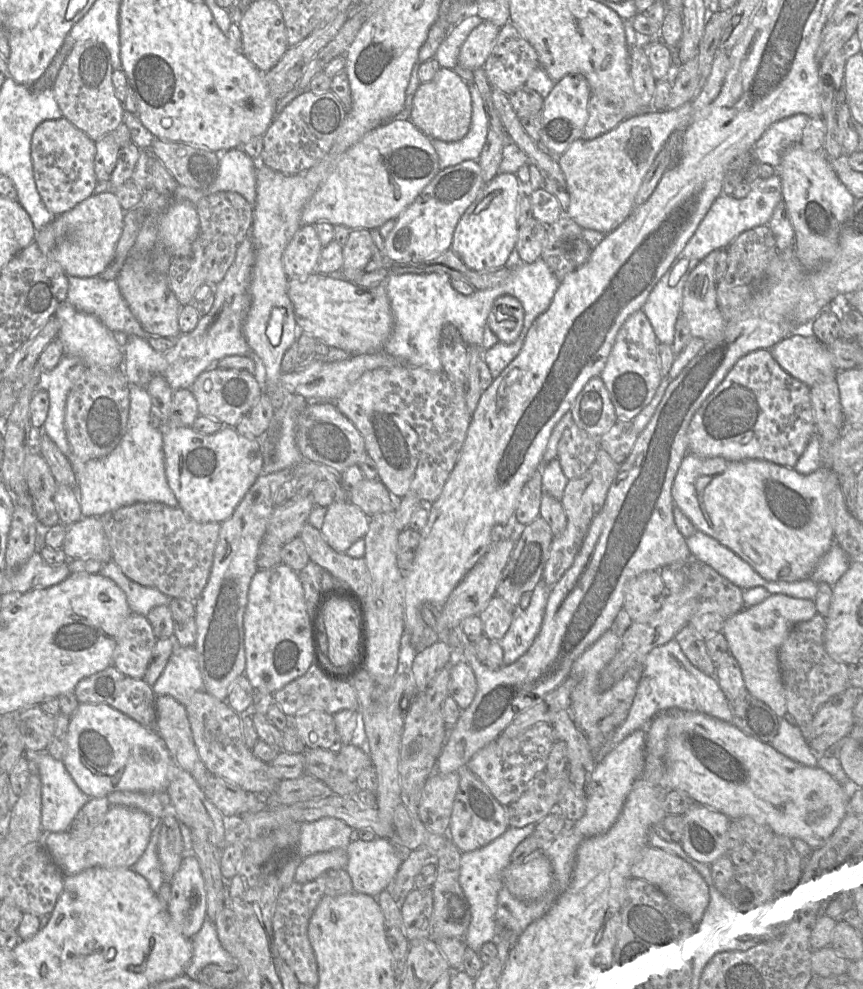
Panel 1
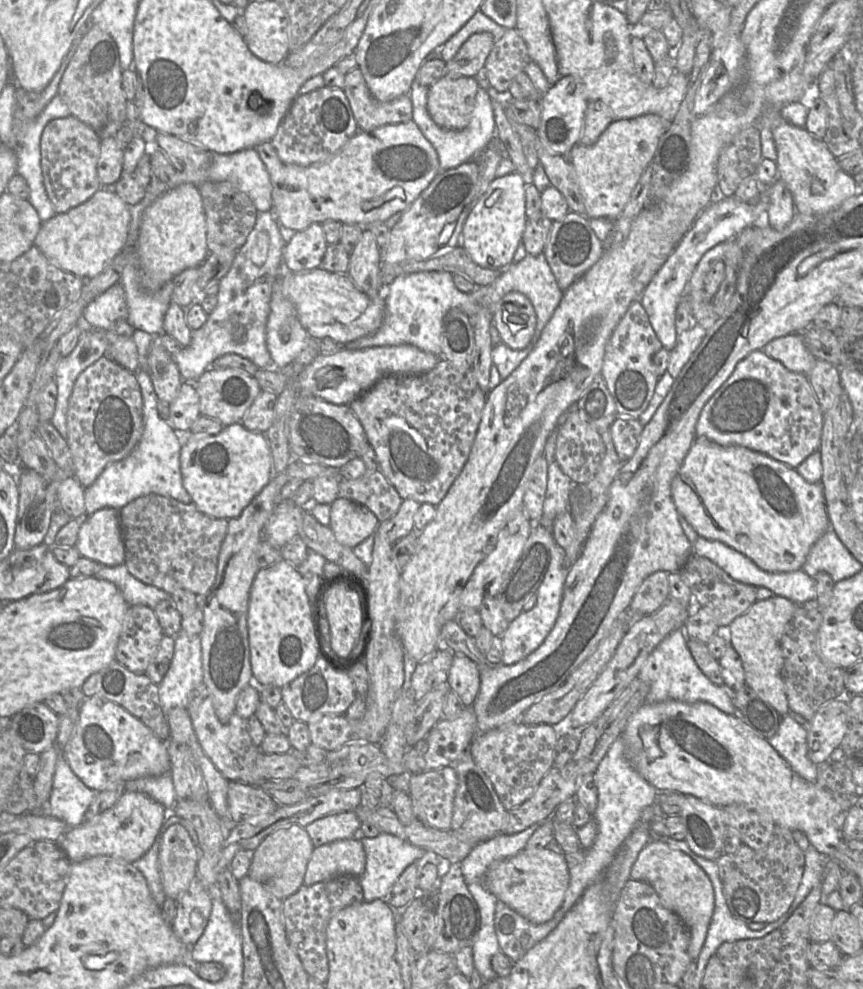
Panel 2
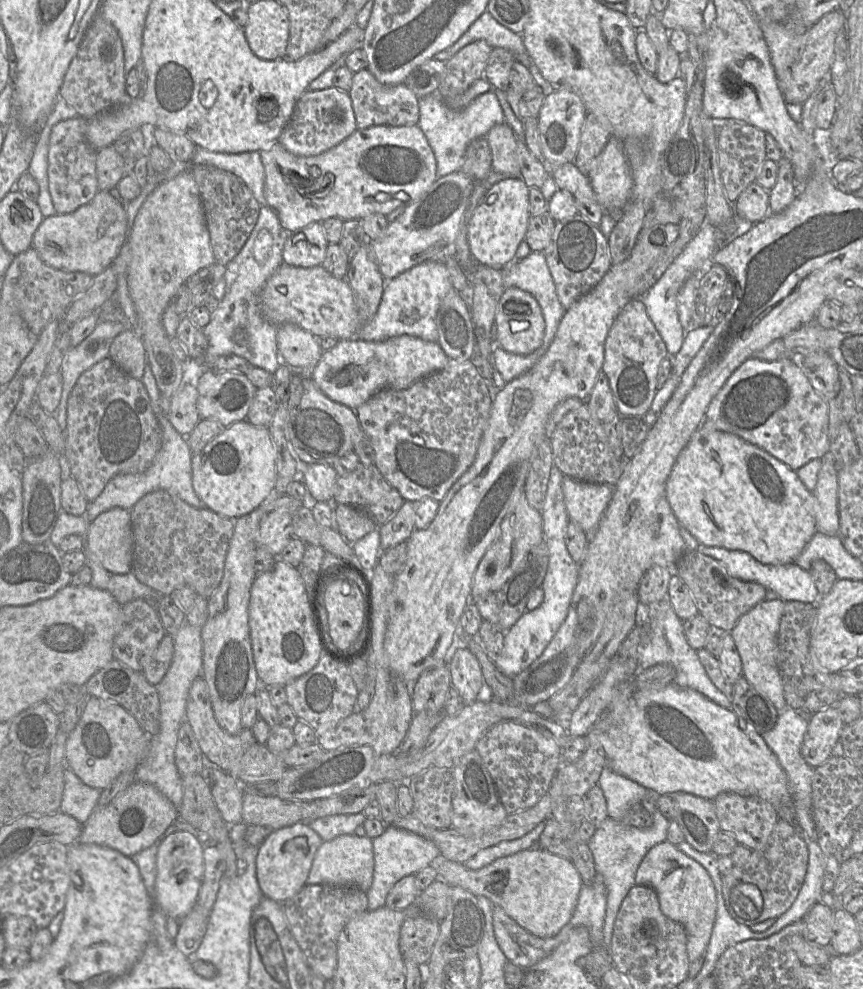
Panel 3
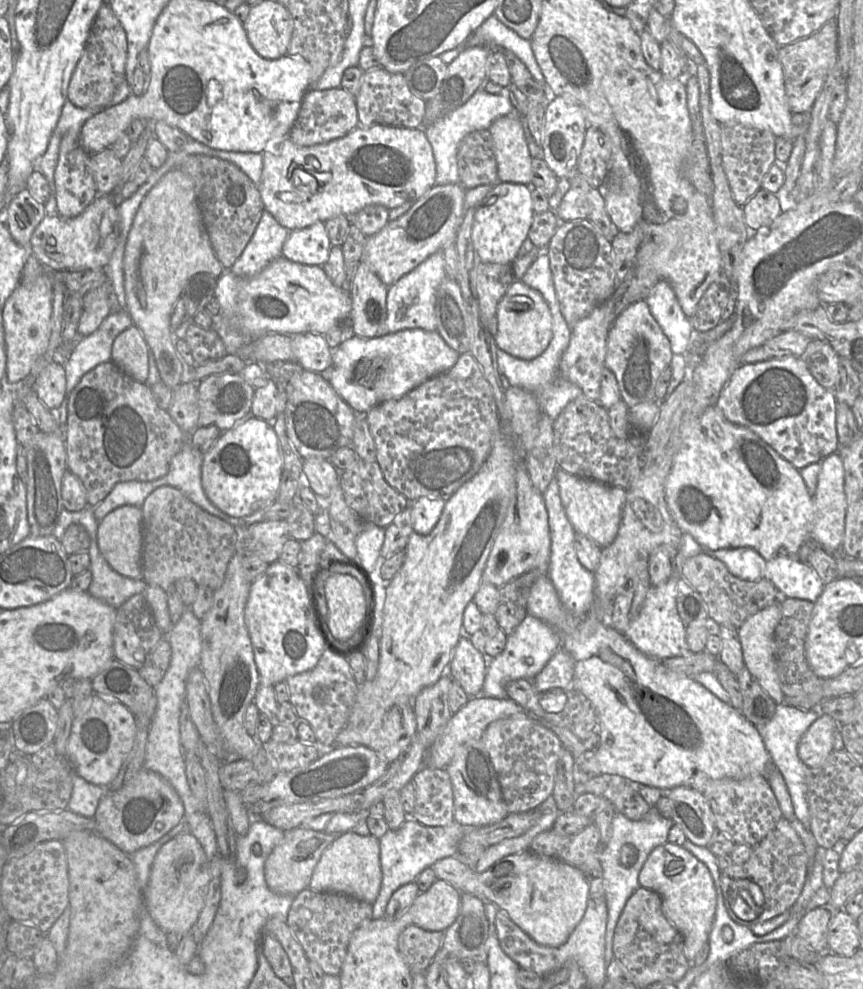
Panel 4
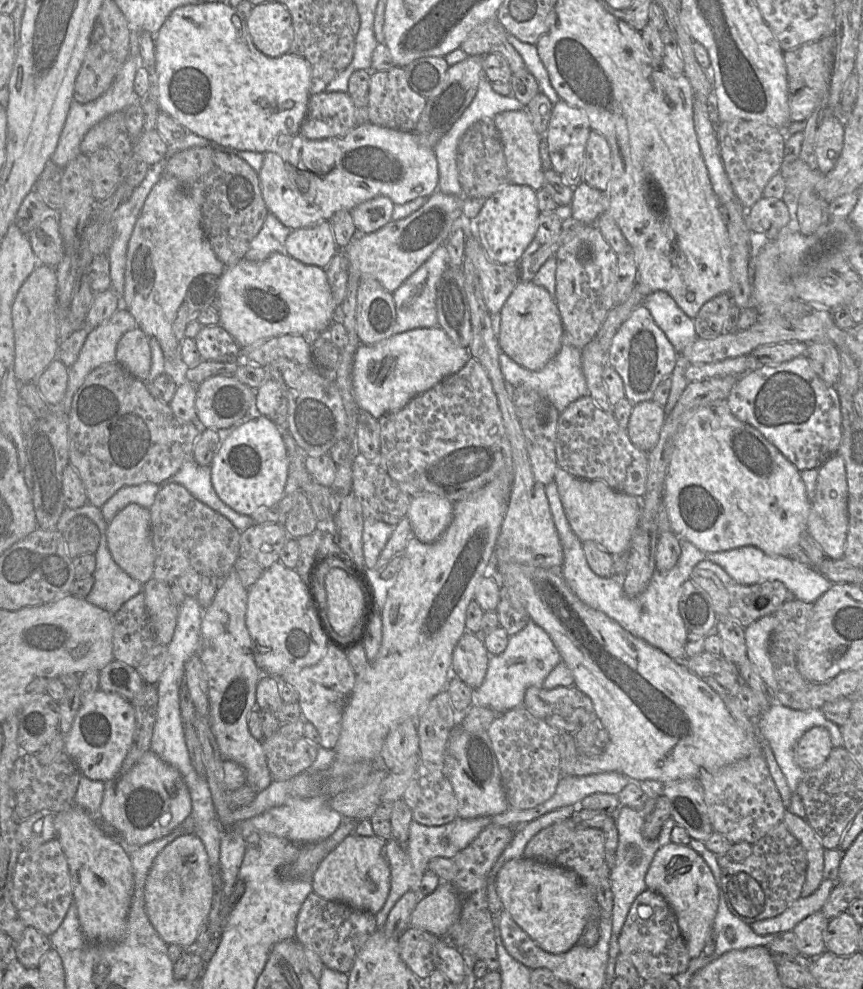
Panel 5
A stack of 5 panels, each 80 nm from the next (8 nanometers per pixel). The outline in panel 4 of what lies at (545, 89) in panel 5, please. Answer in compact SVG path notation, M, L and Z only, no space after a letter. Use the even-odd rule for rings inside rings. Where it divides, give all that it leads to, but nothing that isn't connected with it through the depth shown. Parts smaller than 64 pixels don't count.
M496 16L488 17L460 48L487 45L491 50L508 50L513 52L527 67L540 85L545 85L545 77L536 61L530 40L520 37L505 26Z

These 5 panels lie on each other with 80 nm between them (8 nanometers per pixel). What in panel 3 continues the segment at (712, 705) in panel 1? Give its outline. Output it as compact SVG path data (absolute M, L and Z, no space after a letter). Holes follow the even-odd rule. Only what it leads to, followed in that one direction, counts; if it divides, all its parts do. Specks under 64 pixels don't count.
M669 597L654 602L647 611L647 633L638 649L638 664L641 670L657 664L671 664L675 668L674 683L695 690L723 708L731 708L731 702L710 680L697 652L689 645L683 630L683 621L676 615Z

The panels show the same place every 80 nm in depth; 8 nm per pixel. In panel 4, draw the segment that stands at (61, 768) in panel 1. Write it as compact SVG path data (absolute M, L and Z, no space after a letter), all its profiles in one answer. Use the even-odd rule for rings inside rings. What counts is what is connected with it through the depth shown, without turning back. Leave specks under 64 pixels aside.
M76 773L73 777L73 790L67 809L84 817L94 817L105 787L92 784Z

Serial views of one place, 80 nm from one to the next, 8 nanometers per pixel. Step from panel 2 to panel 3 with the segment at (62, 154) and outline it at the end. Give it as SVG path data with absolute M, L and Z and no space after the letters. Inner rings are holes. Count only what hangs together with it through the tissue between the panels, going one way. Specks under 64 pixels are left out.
M82 117L60 121L51 130L48 149L48 182L49 192L57 214L69 214L89 203L97 194L98 179L96 161L99 150L90 145L86 138L87 121Z

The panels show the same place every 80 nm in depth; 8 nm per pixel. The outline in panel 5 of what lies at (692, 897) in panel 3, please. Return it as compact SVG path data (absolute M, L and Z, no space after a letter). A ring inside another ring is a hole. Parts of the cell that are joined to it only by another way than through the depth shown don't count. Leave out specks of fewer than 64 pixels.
M670 842L655 853L645 875L645 884L649 890L659 893L674 911L690 959L702 955L718 909L717 886L702 857L688 845Z

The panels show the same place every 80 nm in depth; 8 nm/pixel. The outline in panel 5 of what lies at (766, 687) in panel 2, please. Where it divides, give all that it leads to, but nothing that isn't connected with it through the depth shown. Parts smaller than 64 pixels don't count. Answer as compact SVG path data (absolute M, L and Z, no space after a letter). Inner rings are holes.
M768 615L754 621L745 628L747 658L754 664L772 694L779 690L769 653L770 637L774 625L775 616Z

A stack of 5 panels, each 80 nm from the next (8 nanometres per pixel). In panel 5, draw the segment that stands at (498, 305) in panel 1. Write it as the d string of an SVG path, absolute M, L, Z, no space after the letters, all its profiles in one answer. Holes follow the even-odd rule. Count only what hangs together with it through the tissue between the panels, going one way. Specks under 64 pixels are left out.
M520 281L501 308L500 317L500 331L497 335L500 350L519 365L531 371L538 371L544 368L559 352L565 331L556 300L544 287L533 281Z

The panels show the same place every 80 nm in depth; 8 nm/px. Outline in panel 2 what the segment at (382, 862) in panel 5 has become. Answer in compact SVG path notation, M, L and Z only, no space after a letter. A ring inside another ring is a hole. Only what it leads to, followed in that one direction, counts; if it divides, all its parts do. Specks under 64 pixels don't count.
M336 840L314 848L307 864L304 884L313 885L341 875L359 878L365 866L366 855L360 840Z

